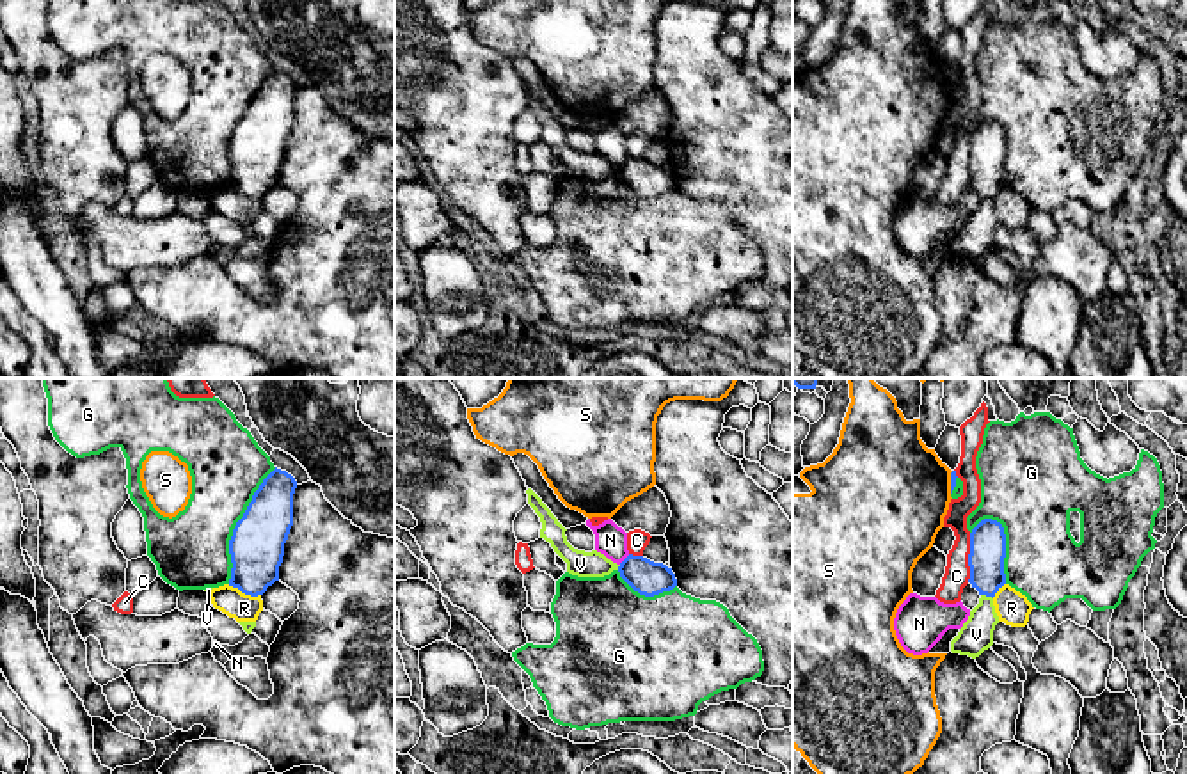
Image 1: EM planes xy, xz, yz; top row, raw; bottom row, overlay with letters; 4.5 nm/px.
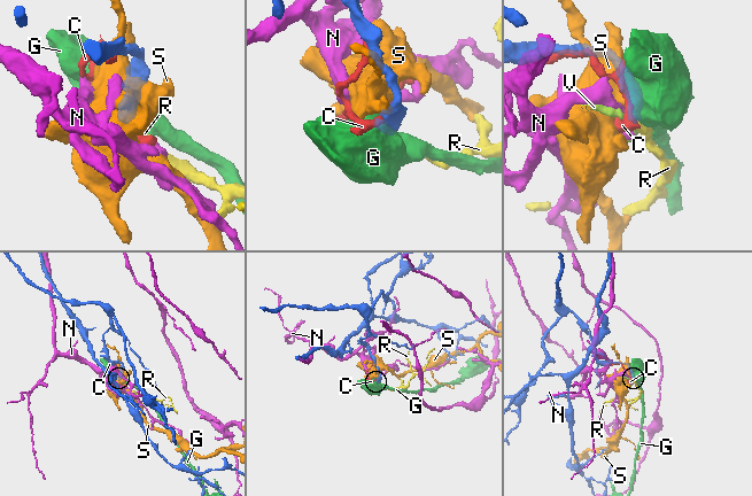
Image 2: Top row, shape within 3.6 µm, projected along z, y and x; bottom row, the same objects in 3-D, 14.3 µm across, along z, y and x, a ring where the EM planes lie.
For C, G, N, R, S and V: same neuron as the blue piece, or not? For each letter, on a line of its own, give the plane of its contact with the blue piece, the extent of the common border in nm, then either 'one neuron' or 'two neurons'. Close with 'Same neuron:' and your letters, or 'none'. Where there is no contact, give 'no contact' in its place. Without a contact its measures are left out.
C: yz | 220 nm | two neurons
G: xy | 550 nm | two neurons
N: xz | 70 nm | two neurons
R: xy | 160 nm | two neurons
S: yz | 110 nm | two neurons
V: yz | 60 nm | two neurons
Same neuron: none

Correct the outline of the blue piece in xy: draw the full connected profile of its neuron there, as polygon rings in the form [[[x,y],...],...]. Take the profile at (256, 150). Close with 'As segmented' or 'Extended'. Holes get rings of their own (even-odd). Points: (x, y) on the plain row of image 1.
[[[275,69],[254,94],[229,142],[229,188],[258,199],[279,183],[284,146],[293,128],[295,91],[295,80]]]. As segmented

